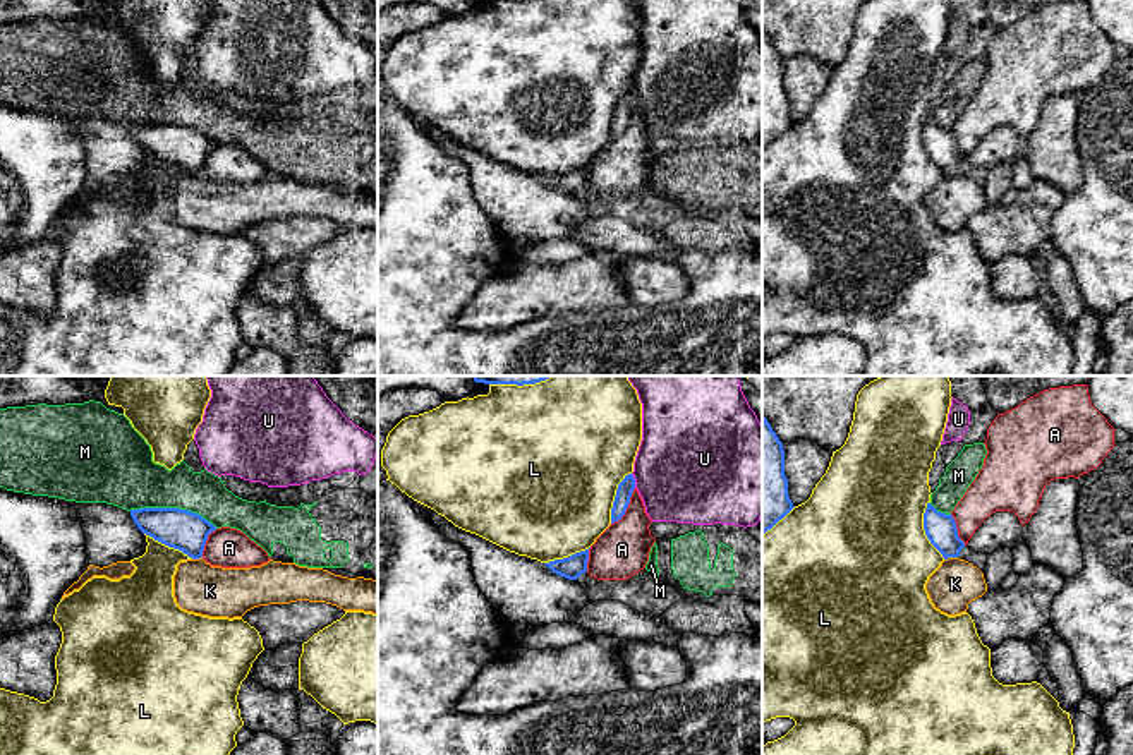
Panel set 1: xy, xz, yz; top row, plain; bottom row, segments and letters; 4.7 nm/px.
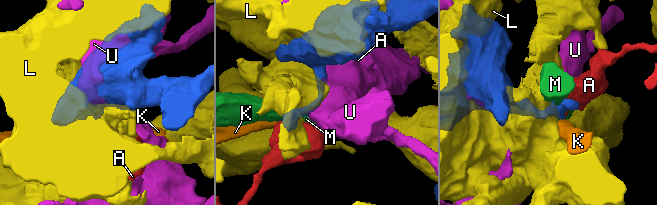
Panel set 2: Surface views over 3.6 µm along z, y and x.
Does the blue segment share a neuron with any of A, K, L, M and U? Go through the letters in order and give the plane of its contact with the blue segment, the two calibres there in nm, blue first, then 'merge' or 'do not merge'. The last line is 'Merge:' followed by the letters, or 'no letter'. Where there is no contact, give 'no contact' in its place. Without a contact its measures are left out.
A: xz | 80/240 nm | do not merge
K: yz | 150/220 nm | do not merge
L: yz | 150/500 nm | do not merge
M: xy | 190/280 nm | do not merge
U: xz | 80/480 nm | do not merge
Merge: no letter

